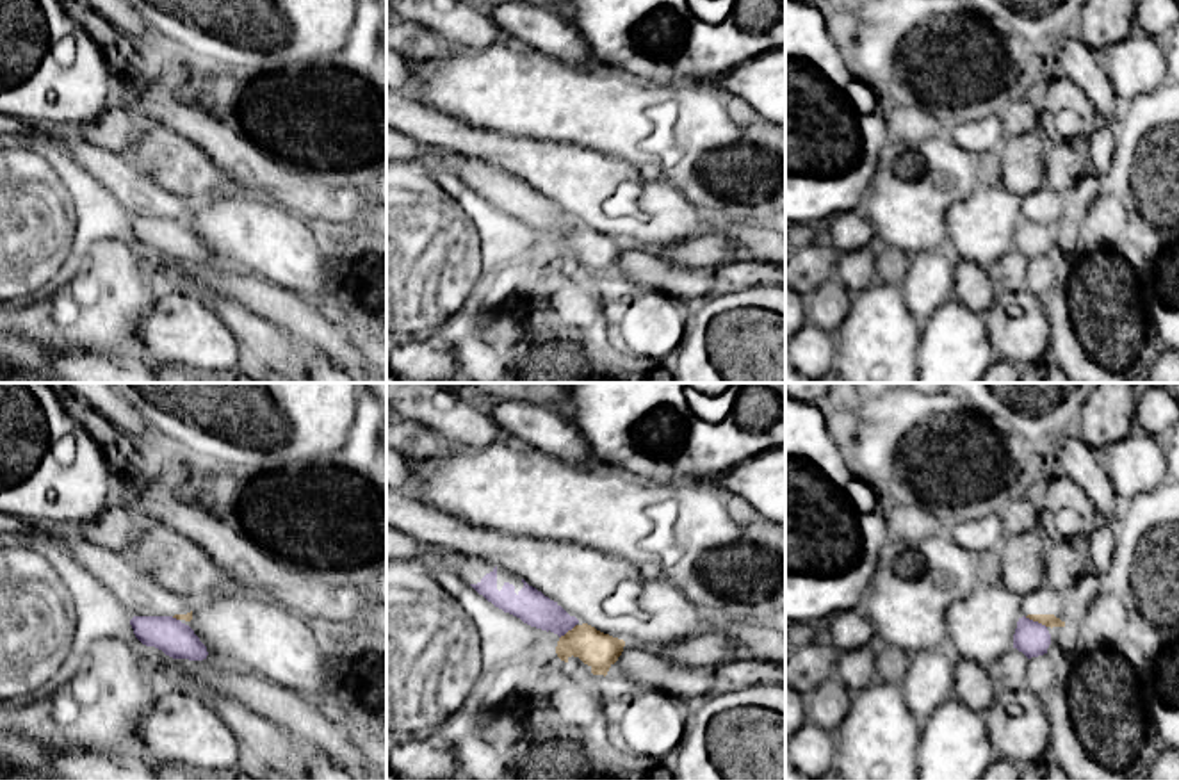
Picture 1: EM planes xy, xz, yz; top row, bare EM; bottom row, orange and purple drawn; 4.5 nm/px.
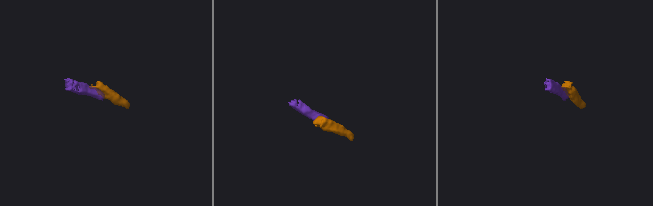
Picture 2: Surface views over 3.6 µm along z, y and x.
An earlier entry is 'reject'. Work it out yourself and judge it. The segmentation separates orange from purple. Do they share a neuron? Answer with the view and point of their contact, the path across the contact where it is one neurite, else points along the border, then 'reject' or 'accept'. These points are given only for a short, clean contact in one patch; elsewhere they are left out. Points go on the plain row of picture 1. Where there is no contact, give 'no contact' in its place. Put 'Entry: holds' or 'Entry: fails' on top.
Entry: holds
contact yz (1035, 221); border yz (1024, 218), (1046, 228); reject

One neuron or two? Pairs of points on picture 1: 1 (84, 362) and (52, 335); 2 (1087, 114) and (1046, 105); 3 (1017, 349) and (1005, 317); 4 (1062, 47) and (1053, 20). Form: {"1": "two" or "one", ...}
{"1": "two", "2": "one", "3": "one", "4": "two"}

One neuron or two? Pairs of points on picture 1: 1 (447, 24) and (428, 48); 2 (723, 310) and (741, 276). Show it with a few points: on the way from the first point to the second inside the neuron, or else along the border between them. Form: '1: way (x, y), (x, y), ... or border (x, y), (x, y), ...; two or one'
1: border (405, 20), (421, 24), (458, 45); two
2: border (766, 284), (752, 287); two

